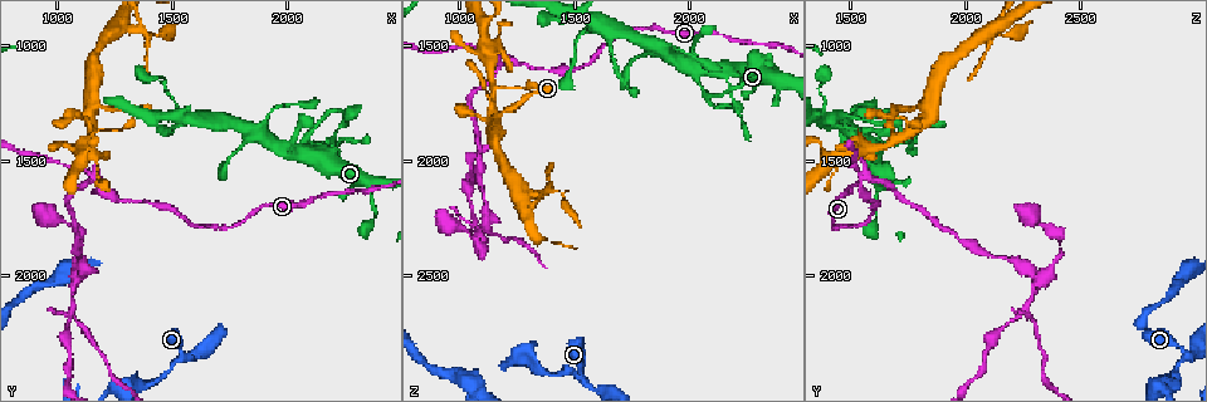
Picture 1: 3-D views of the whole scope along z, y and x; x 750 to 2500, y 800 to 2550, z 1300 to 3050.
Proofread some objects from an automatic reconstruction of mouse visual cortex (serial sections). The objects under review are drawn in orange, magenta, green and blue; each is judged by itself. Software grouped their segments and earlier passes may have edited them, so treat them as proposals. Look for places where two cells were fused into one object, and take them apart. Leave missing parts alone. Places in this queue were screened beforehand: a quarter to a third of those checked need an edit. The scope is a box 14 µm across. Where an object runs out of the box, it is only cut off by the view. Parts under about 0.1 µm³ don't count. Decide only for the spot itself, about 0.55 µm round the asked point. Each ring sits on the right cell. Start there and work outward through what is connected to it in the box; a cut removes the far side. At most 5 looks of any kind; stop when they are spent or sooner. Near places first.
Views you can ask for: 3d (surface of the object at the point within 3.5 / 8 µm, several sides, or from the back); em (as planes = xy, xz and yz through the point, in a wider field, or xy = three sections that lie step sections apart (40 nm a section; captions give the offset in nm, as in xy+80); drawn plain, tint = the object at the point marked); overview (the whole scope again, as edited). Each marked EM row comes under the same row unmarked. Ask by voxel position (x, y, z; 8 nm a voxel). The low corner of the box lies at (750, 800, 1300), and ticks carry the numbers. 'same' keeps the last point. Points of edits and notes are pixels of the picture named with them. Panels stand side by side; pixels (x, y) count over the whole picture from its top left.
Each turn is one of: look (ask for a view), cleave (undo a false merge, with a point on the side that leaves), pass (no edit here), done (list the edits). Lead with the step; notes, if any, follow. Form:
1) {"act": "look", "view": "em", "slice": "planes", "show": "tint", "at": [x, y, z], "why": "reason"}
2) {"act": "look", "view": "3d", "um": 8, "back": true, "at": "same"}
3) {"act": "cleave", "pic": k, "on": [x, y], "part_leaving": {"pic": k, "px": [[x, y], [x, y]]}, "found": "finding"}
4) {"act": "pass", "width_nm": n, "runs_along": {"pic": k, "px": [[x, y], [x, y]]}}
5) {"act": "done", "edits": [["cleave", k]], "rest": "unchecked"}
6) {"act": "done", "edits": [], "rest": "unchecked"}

{"act": "look", "view": "3d", "um": 3.5, "at": [1180, 1590, 1540], "why": "a fork"}

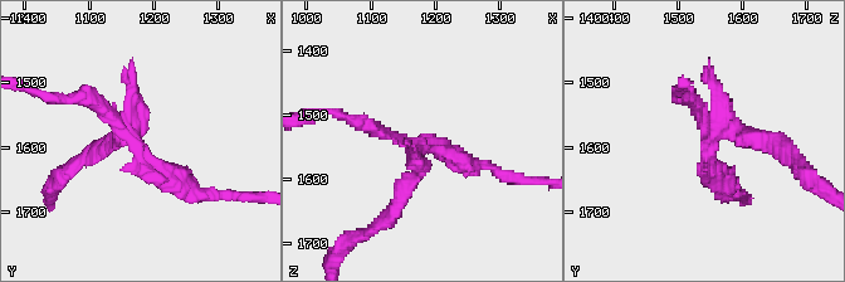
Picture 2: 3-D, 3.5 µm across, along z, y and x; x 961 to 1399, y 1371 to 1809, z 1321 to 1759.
{"act": "cleave", "pic": 2, "on": [406, 193], "part_leaving": {"pic": 2, "px": [[418, 151], [394, 210], [356, 239]]}, "found": "two cells meet here"}

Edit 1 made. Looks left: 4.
{"act": "look", "view": "3d", "um": 8, "at": [1270, 910, 2160], "why": "small branch off a trunk"}

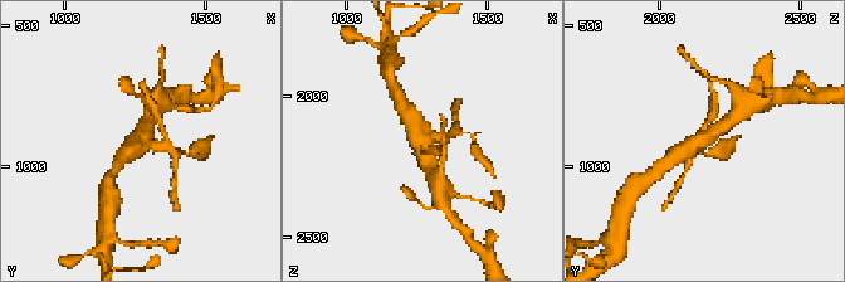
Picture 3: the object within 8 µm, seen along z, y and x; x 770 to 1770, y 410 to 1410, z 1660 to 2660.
{"act": "look", "view": "3d", "um": 3.5, "at": [1270, 910, 2160]}

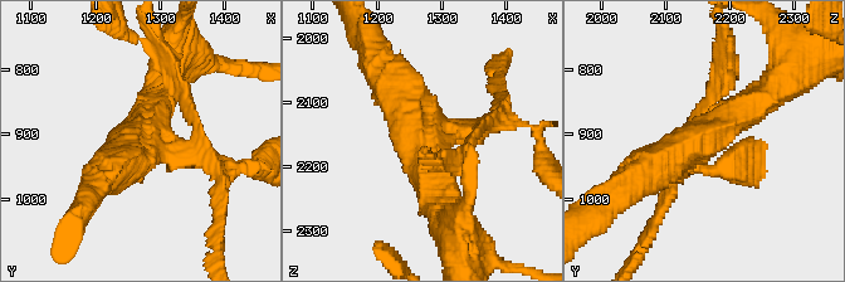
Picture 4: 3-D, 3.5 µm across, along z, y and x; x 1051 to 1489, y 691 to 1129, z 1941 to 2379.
{"act": "look", "view": "em", "slice": "xy", "step": 3, "show": "tint", "at": [1265, 915, 2155], "arms": 4, "arm_widths_nm": [150, 250, 400, 450]}

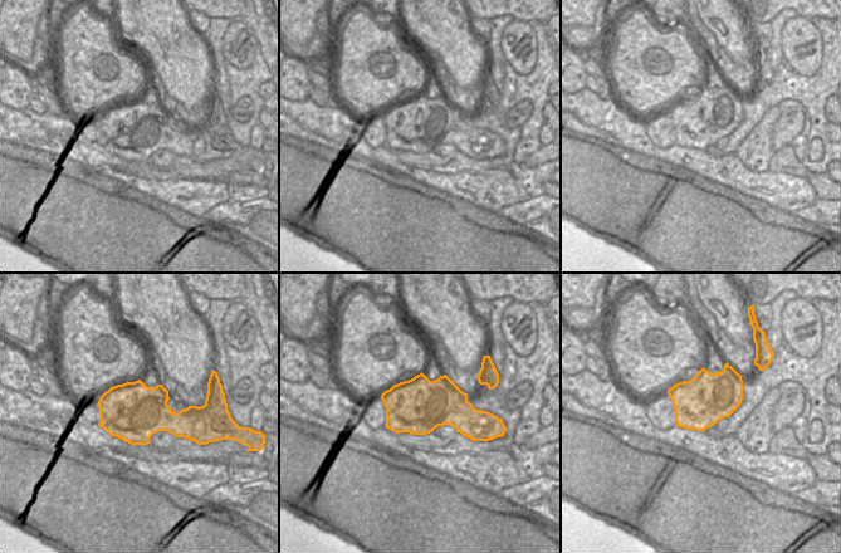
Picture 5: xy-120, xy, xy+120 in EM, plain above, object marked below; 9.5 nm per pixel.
{"act": "cleave", "pic": 4, "on": [719, 53], "part_leaving": {"pic": 4, "px": [[171, 152], [259, 169]]}, "found": "two cells meet here"}

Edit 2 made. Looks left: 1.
{"act": "done", "edits": [["cleave", 2], ["cleave", 4]], "rest": "unchecked"}

